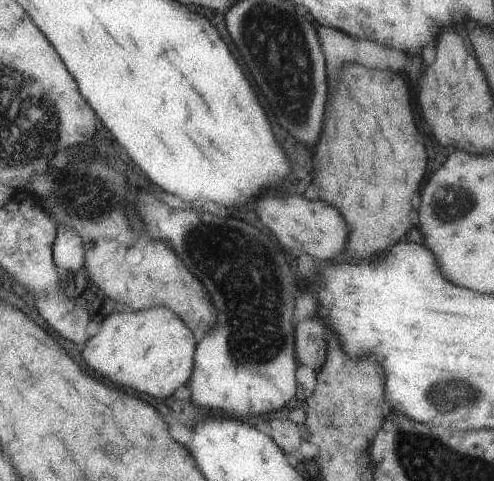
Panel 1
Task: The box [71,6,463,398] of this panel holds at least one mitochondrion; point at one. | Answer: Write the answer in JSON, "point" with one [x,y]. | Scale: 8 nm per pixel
{"point":[256,338]}

